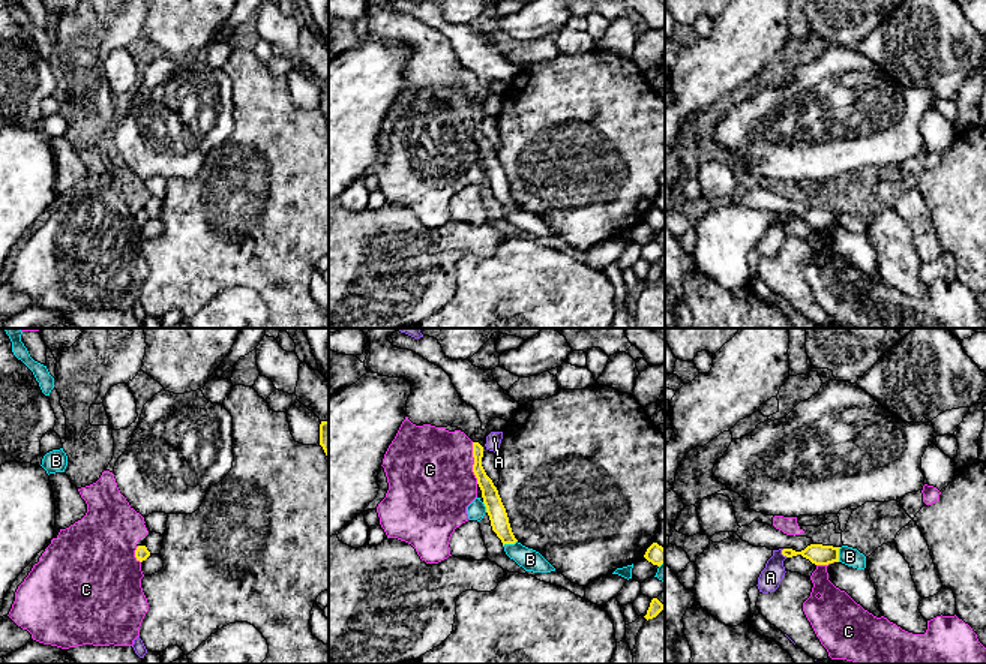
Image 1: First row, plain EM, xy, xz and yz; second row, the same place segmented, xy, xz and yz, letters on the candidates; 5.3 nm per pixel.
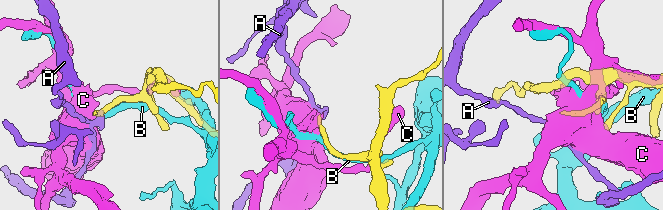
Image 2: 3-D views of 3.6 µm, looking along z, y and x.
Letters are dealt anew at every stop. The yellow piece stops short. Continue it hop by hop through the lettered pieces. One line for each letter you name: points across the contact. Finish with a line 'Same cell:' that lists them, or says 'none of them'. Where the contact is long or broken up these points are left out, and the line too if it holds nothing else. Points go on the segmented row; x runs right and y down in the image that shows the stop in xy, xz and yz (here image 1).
Same cell: none of them

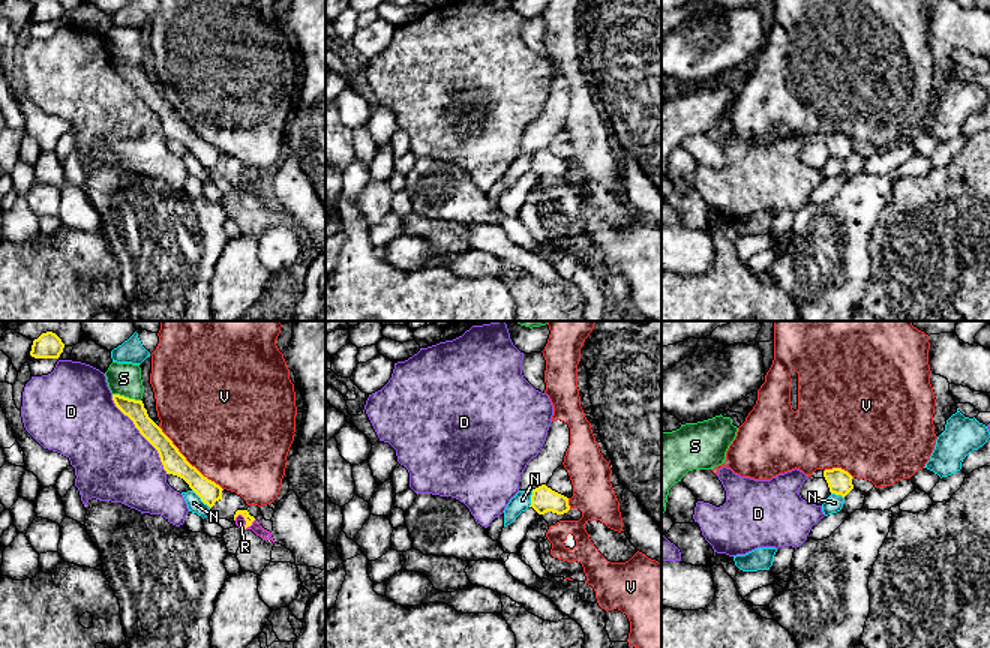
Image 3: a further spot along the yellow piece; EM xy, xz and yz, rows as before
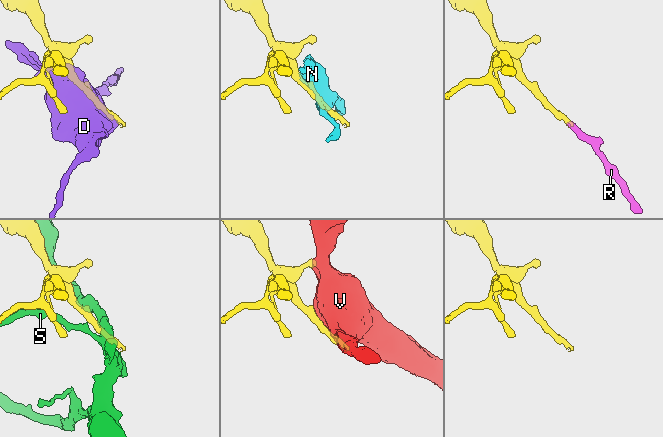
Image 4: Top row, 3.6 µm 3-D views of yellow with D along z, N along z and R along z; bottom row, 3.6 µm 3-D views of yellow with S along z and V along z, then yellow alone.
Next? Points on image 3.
R: Path across: xy (245, 513), (245, 519), (240, 522)
Same cell: R

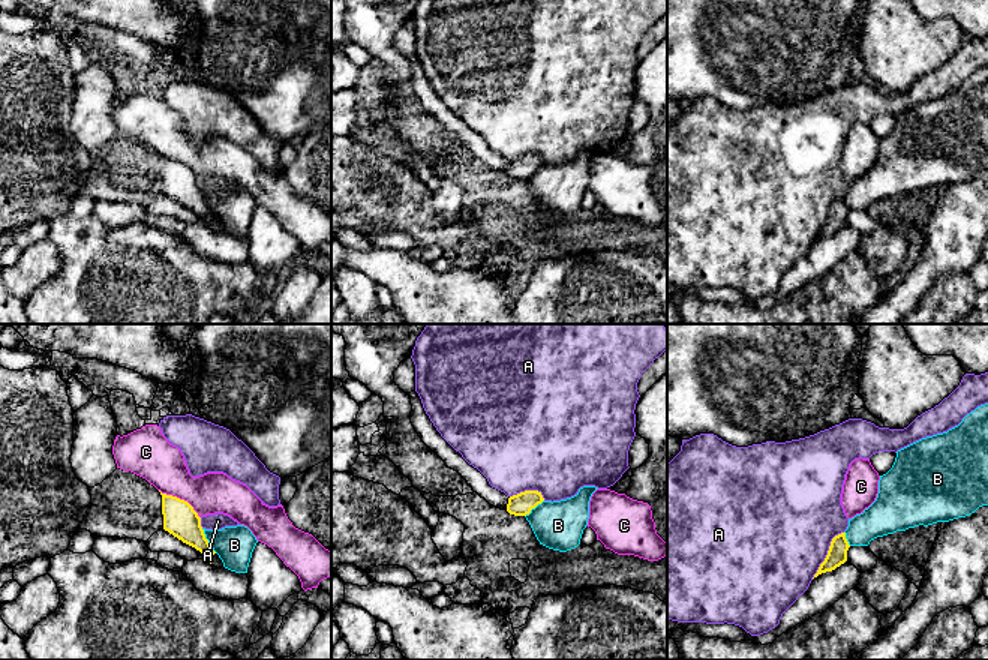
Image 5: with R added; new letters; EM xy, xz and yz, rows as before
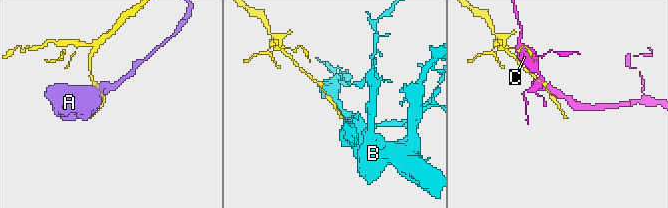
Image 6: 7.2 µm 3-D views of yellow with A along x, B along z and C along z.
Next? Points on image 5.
Same cell: none of them

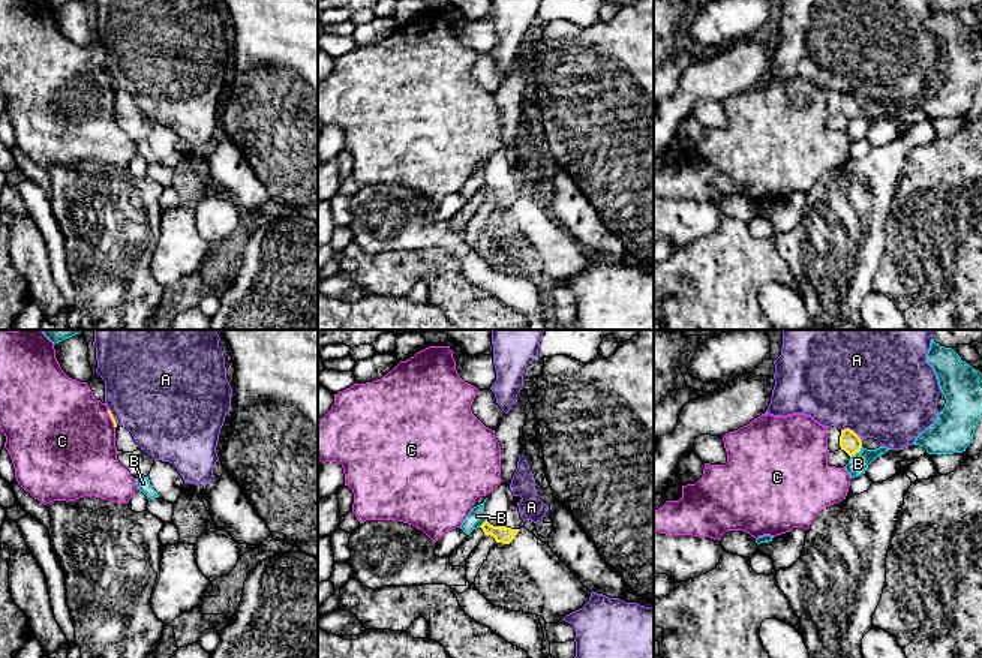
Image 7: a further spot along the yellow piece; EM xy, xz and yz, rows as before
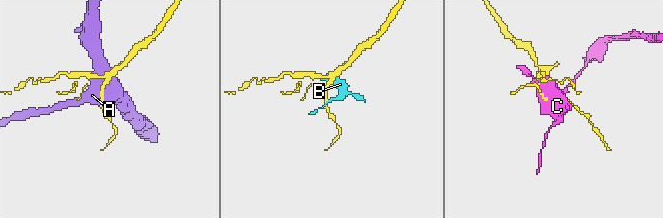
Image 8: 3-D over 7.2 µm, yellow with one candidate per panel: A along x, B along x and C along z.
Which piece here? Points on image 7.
Same cell: none of them

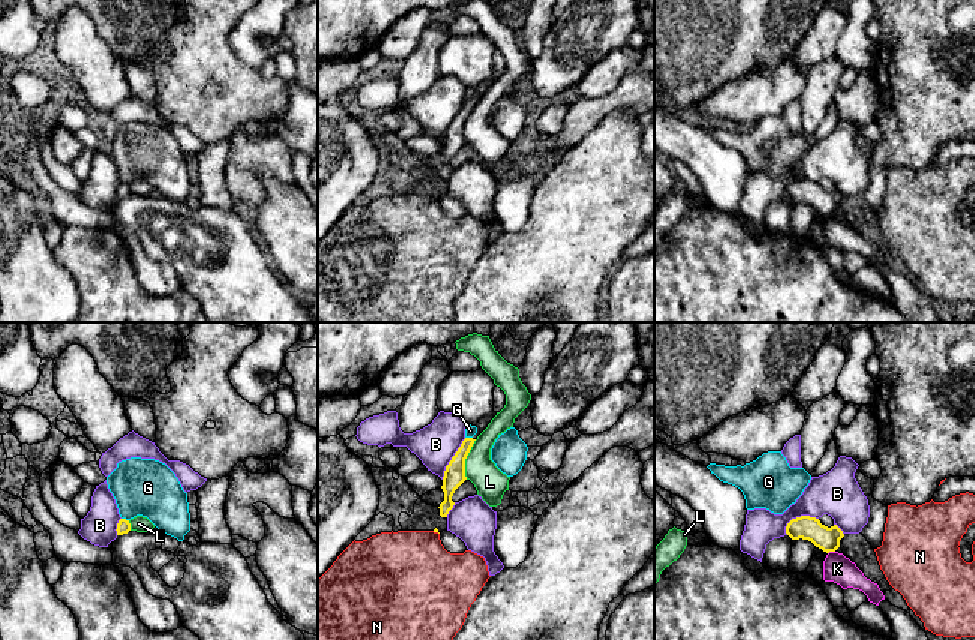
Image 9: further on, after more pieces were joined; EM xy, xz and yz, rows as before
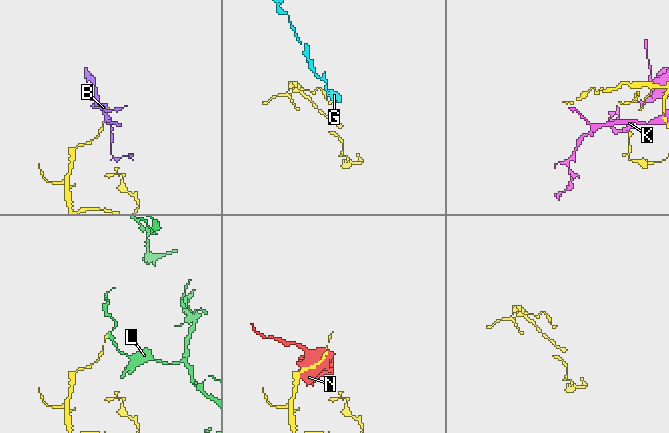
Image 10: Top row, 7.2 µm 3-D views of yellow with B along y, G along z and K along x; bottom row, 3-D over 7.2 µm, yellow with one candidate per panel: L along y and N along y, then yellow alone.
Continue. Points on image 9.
Same cell: none of them

